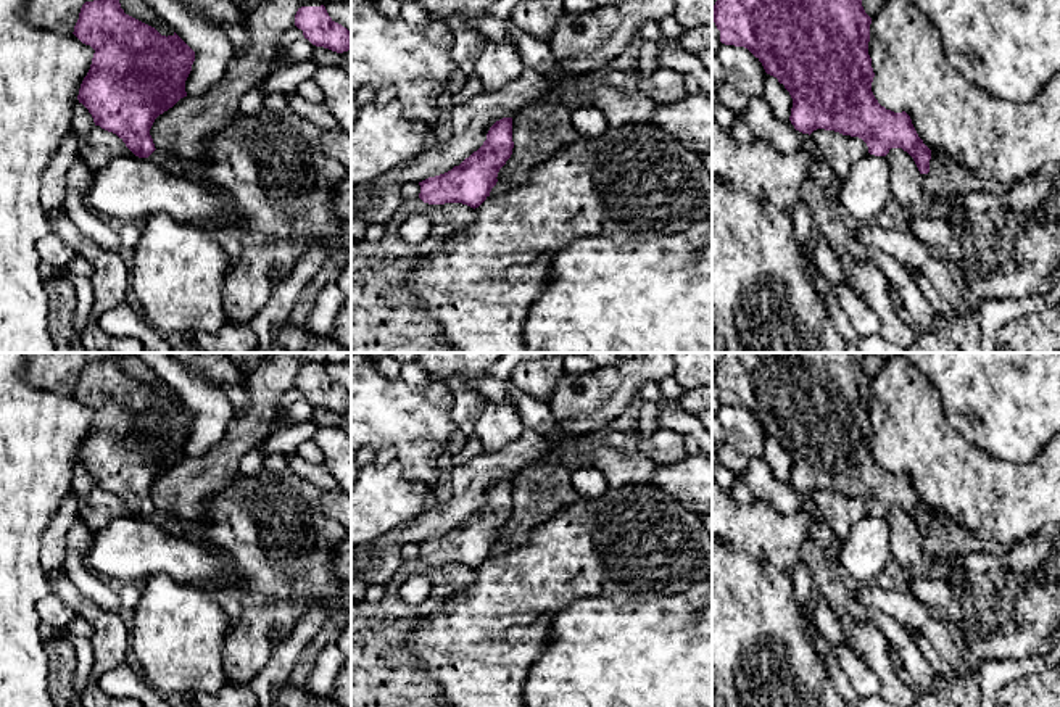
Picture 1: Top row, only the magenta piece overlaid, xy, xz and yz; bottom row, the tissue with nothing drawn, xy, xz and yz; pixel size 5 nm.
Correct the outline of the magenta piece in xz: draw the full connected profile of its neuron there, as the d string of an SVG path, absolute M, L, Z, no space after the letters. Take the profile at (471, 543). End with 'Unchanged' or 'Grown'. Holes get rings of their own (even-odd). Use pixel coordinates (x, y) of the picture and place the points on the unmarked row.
M503 478L490 488L483 506L459 527L419 543L419 559L429 565L462 564L478 568L496 546L512 509L512 478Z. Unchanged

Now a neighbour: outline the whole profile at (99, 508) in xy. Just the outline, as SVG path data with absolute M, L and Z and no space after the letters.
M93 486L84 499L79 499L72 491L71 494L81 507L81 517L95 531L106 527L114 519L135 517L122 499L100 486Z

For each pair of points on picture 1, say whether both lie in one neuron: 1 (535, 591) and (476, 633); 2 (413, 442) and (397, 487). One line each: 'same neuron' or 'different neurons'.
1: same neuron
2: different neurons

